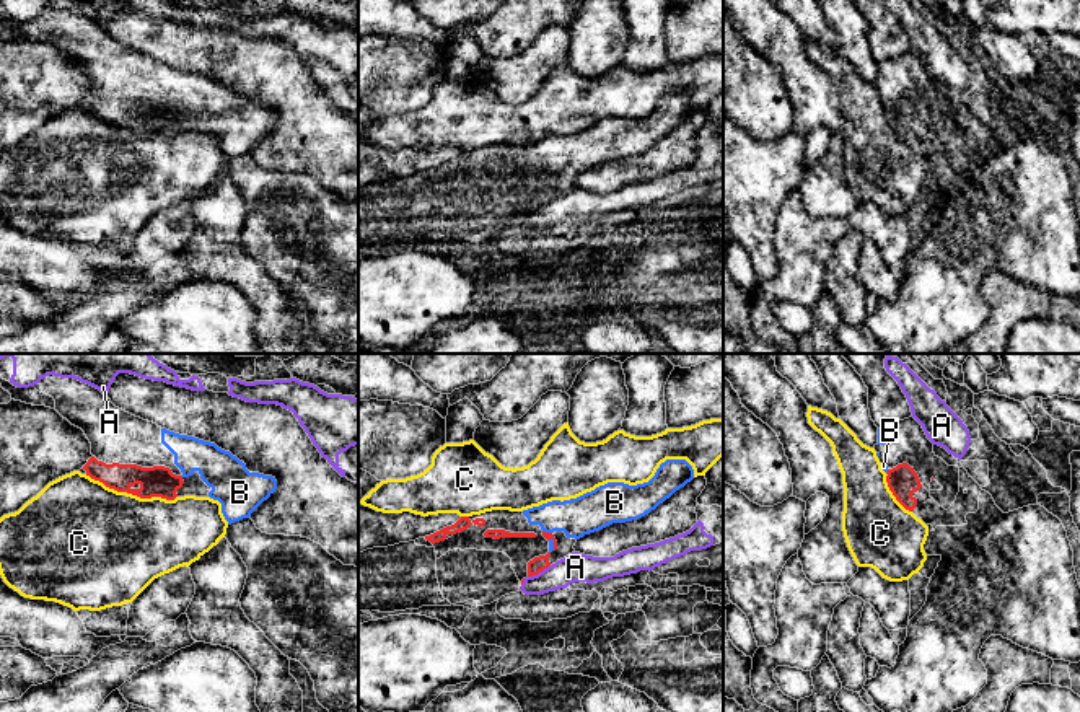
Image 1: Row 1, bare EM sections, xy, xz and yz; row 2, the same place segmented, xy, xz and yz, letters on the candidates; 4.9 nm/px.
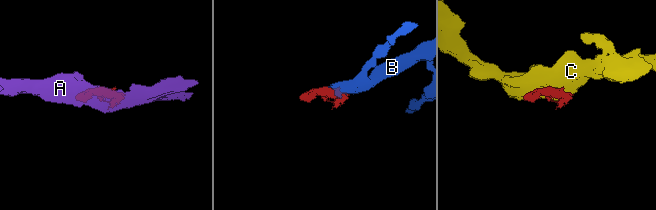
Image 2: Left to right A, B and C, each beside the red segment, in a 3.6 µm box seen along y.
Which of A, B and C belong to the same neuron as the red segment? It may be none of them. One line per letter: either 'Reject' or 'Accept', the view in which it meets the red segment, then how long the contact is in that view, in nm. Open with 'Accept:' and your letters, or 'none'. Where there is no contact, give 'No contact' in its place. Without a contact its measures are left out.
Accept: B
A: Reject. Touches red in xz. Shared border 130 nm
B: Accept. Touches red in xz. Shared border 70 nm
C: Reject. Touches red in xy. Shared border 460 nm

